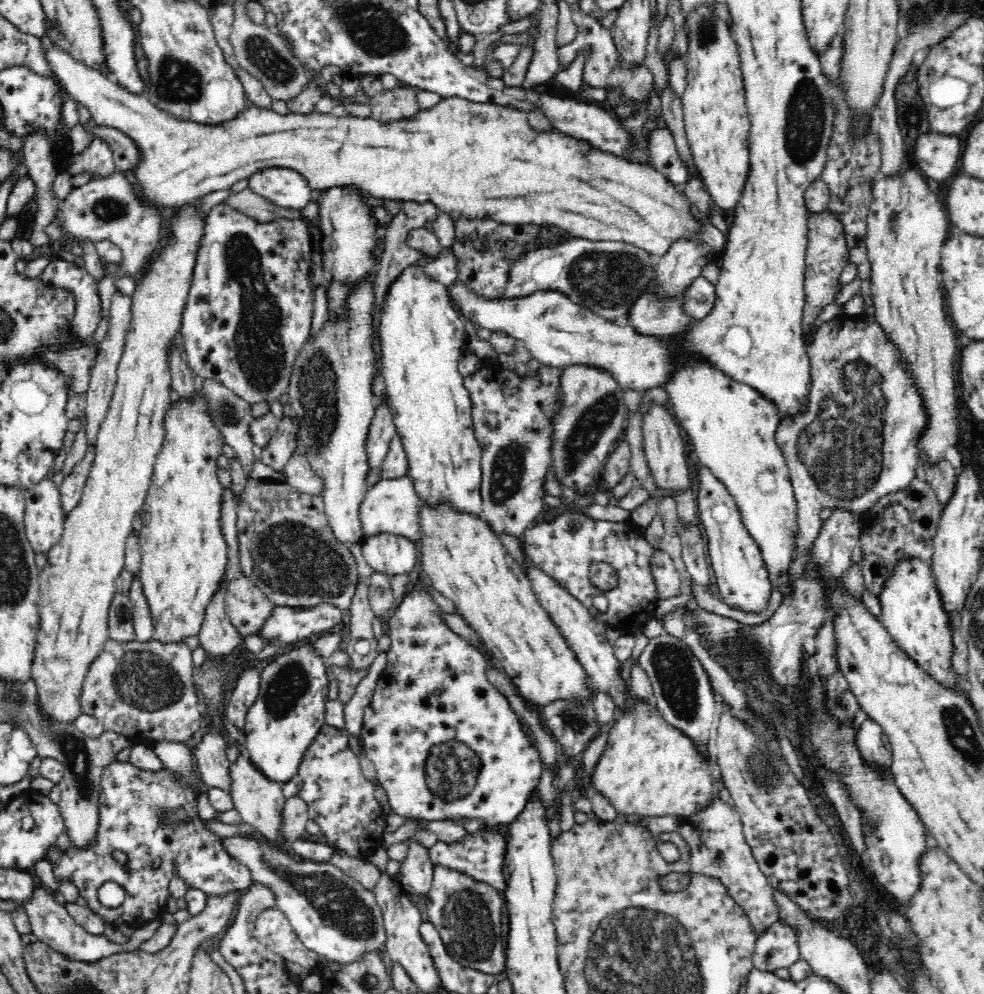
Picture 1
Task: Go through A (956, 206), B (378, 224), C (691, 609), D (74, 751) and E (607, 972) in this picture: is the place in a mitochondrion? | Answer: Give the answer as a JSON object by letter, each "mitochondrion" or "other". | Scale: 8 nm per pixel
{"A":"other","B":"other","C":"other","D":"mitochondrion","E":"mitochondrion"}

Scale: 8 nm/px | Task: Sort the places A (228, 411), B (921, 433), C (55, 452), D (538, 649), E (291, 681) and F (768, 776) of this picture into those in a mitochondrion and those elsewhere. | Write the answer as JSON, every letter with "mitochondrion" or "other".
{"A":"mitochondrion","B":"other","C":"other","D":"other","E":"mitochondrion","F":"mitochondrion"}

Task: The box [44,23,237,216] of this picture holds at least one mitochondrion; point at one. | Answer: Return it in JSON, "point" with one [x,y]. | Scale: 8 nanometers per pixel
{"point":[177,82]}

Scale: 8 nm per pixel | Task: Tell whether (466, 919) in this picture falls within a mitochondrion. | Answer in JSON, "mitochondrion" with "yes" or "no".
{"mitochondrion":"yes"}

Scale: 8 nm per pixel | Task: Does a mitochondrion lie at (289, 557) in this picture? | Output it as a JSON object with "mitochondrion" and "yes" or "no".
{"mitochondrion":"yes"}

